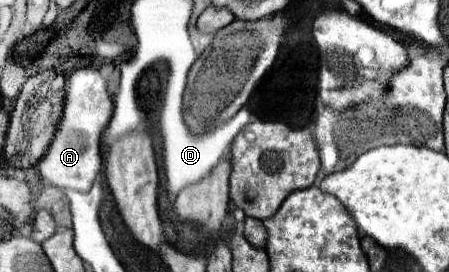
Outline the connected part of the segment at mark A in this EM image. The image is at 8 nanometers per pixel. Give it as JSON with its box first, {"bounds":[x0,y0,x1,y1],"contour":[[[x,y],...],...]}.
{"bounds":[37,67,113,189],"contour":[[[93,67],[73,71],[65,81],[65,105],[61,121],[57,123],[57,133],[43,159],[37,163],[41,179],[61,189],[91,189],[101,171],[101,133],[107,127],[111,113],[113,101],[107,93],[107,81],[101,77],[101,73]]]}

